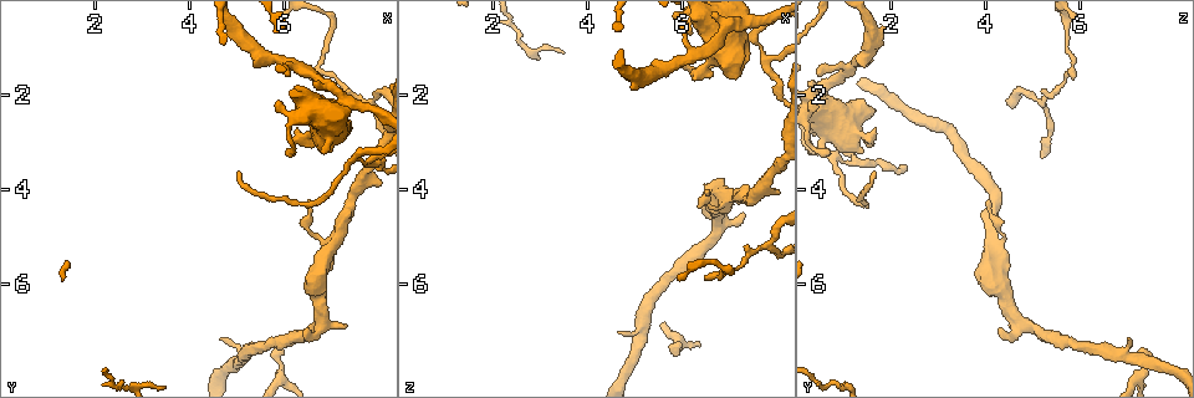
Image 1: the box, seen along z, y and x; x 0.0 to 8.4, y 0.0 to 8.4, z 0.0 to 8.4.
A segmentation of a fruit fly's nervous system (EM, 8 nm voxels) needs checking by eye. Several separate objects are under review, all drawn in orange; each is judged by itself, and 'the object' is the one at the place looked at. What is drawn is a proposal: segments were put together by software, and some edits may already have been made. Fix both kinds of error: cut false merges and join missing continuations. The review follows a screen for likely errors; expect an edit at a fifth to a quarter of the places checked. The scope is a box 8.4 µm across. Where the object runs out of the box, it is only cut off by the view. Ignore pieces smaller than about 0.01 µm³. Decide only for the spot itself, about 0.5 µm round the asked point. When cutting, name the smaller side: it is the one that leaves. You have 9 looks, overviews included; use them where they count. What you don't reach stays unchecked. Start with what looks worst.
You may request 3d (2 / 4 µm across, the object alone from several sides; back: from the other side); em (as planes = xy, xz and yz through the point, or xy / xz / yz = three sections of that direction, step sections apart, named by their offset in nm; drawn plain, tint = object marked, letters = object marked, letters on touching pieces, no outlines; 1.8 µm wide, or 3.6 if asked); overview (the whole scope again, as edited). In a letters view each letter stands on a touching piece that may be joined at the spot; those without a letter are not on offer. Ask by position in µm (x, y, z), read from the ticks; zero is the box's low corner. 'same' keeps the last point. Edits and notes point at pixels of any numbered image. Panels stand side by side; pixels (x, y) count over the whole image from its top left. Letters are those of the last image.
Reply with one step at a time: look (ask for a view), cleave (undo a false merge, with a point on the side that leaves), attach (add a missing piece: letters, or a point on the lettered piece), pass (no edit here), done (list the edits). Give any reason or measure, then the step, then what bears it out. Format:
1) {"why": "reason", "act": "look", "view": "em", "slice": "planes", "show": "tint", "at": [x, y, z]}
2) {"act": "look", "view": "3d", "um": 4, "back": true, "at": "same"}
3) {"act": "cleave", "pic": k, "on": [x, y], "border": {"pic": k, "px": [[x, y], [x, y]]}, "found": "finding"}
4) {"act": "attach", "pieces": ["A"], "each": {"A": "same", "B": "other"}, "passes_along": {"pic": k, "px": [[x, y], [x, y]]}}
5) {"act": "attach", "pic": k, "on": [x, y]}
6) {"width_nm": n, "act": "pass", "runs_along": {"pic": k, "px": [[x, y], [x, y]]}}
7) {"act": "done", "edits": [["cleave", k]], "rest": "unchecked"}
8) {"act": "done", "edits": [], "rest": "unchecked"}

{"act": "look", "view": "3d", "um": 2, "at": [5.80, 7.45, 7.50]}

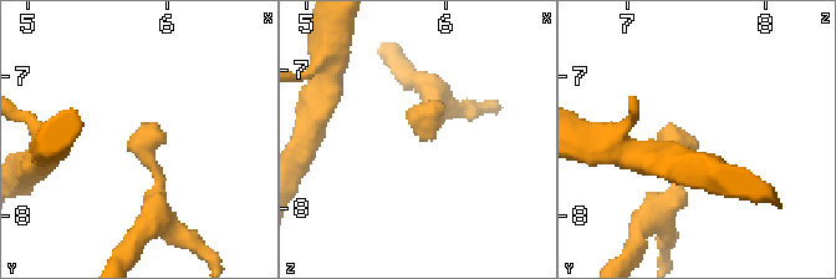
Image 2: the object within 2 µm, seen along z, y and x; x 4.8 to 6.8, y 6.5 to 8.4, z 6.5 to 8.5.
{"act": "look", "view": "em", "slice": "planes", "show": "tint", "at": [5.84, 7.52, 7.52]}

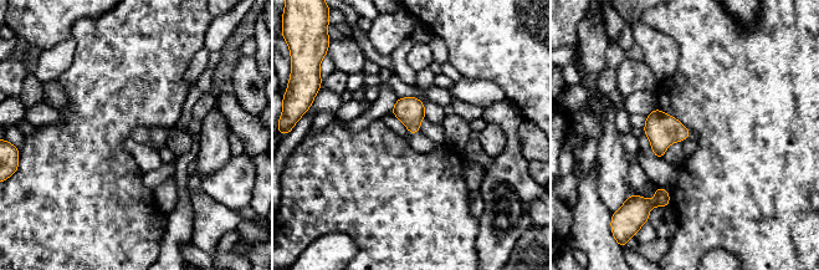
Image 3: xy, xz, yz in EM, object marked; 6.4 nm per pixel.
{"why": "what lies round it", "act": "look", "view": "em", "slice": "planes", "show": "letters", "at": "same"}

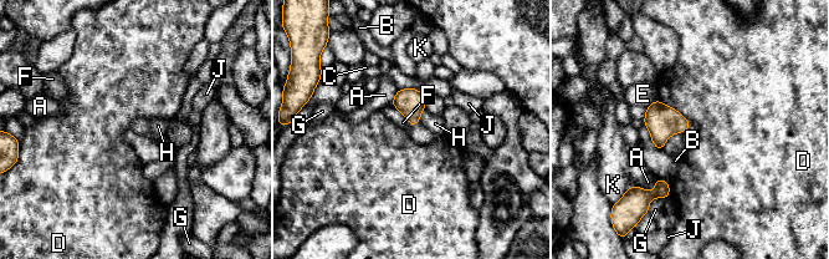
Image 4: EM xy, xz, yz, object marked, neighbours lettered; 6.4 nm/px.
{"width_nm": 150, "act": "pass", "each": {"A": "other", "B": "other", "C": "other", "D": "other", "E": "other", "F": "other", "G": "other", "H": "other", "J": "other", "K": "other"}, "border": {"pic": 4, "px": [[392, 103], [410, 123], [410, 127]]}, "found": "no lettered piece goes on from it"}

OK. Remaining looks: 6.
{"why": "branch stops here", "act": "look", "view": "em", "slice": "planes", "show": "letters", "at": [7.25, 6.90, 4.50]}

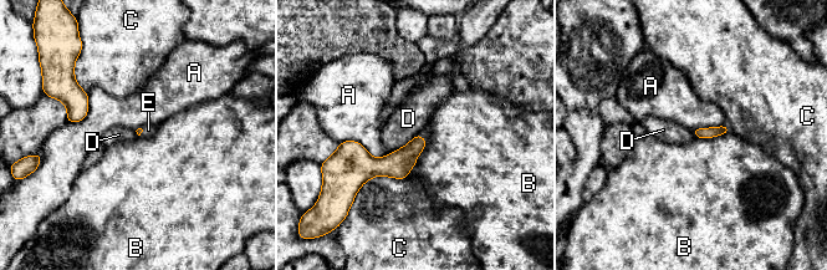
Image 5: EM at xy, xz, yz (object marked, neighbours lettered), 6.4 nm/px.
{"act": "attach", "pic": 5, "on": [425, 132], "each": {"A": "other", "B": "other", "C": "other", "D": "other", "E": "same"}, "passes_along": {"pic": 5, "px": [[397, 164], [422, 137], [425, 132]]}, "found": "the neuron continues"}

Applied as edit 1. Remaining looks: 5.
{"why": "three arms meet", "act": "look", "view": "em", "slice": "xy", "step": 16, "show": "tint", "at": [7.55, 3.20, 0.55]}

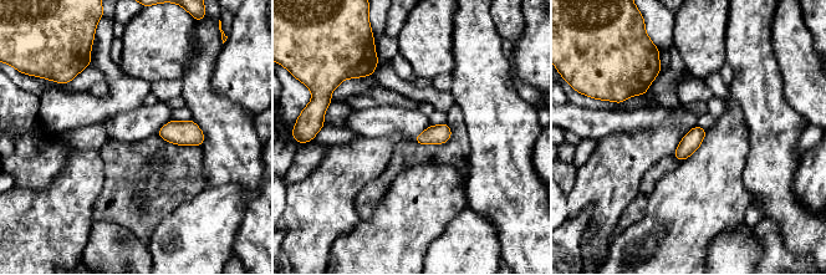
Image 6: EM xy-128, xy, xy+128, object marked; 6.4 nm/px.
{"act": "look", "view": "em", "slice": "planes", "show": "tint", "at": "same"}

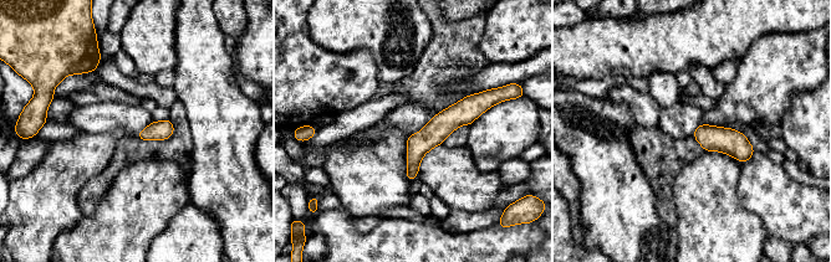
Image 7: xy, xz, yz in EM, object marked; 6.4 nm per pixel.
{"why": "what lies round it", "act": "look", "view": "em", "slice": "planes", "show": "letters", "at": "same"}

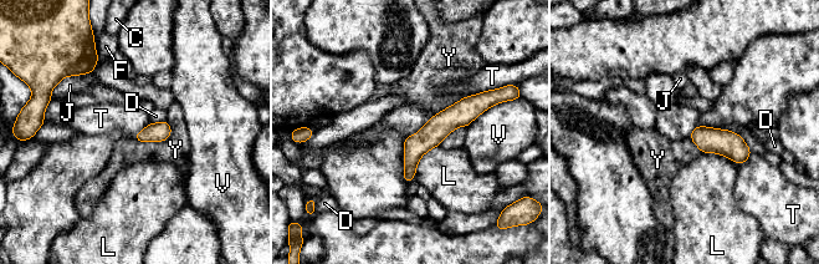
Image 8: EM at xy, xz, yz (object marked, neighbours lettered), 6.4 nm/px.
{"longest_contact_nm": ["Y", 260], "act": "pass", "each": {"C": "other", "D": "other", "F": "other", "J": "other", "L": "other", "T": "other", "V": "other", "Y": "other"}, "found": "all the same neuron"}

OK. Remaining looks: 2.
{"act": "done", "edits": [["attach", 5]], "rest": "unchecked"}

